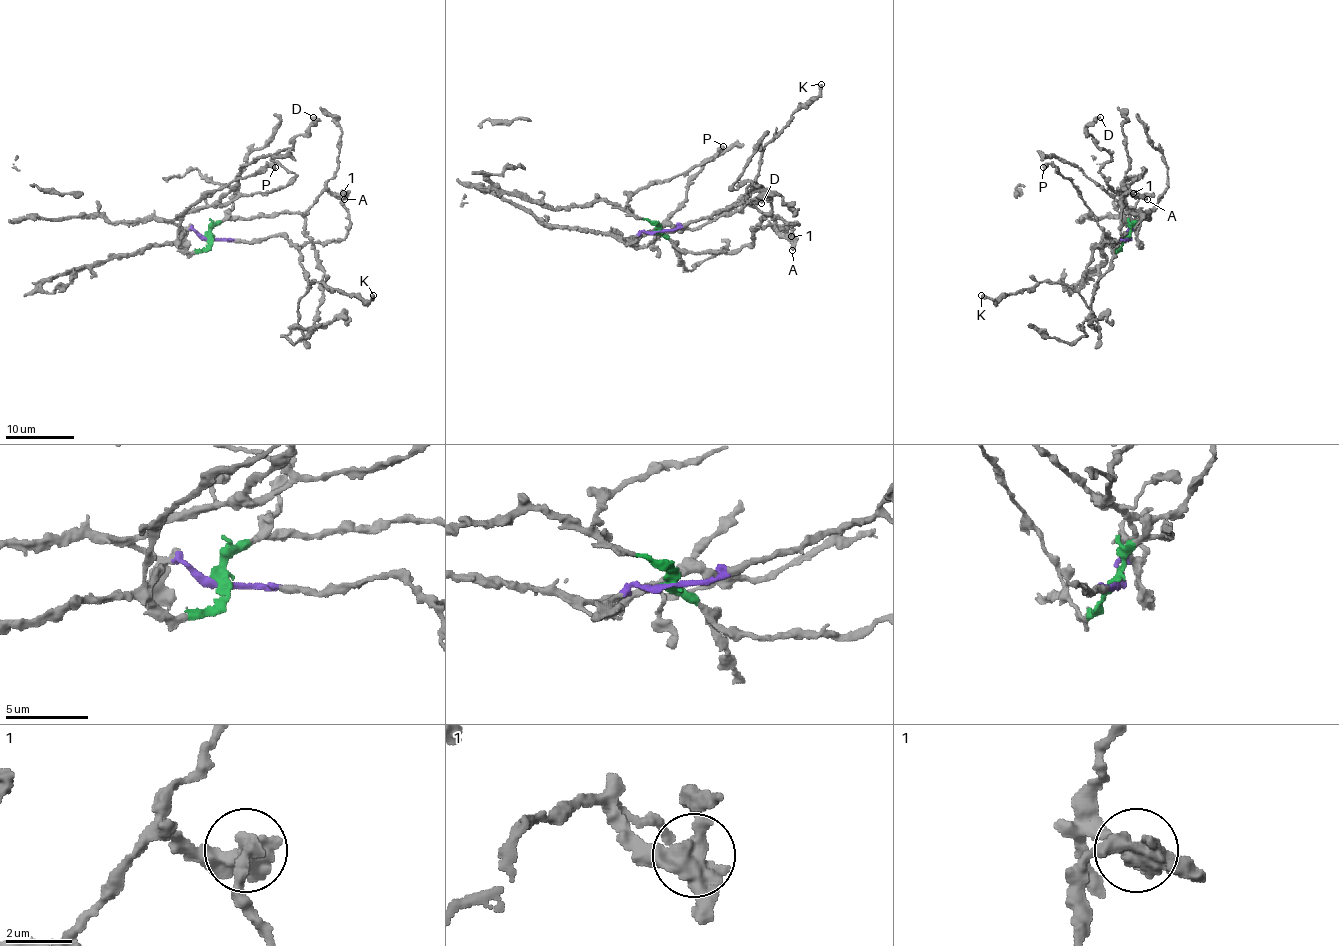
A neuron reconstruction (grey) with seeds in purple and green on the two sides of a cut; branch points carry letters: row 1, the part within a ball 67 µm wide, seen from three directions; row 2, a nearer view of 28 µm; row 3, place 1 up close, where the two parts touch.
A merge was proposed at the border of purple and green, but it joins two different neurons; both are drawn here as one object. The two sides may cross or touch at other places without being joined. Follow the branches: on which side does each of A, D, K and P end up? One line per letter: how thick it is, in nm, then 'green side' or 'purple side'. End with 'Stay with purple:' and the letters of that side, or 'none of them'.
A: calibre 420 nm; purple side
D: calibre 320 nm; purple side
K: calibre 380 nm; purple side
P: calibre 480 nm; green side
Stay with purple: A, D, K

